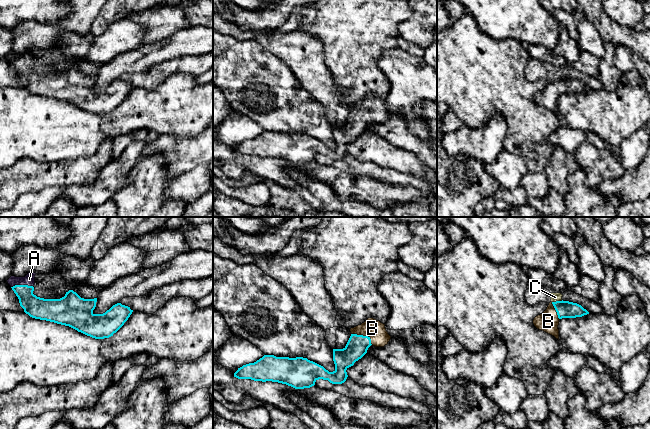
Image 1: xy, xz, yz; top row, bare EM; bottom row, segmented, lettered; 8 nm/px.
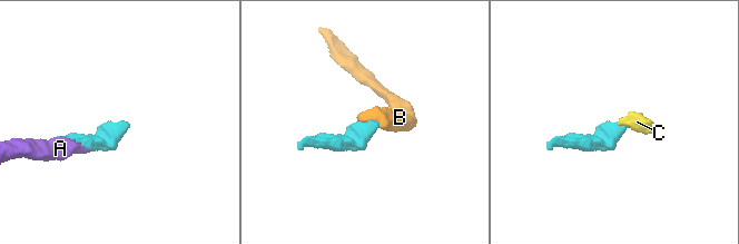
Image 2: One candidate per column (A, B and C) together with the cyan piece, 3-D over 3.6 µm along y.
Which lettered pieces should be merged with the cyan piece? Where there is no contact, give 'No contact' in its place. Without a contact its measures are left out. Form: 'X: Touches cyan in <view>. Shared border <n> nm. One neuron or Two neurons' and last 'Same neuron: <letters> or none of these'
A: Touches cyan in xy. Shared border 180 nm. One neuron
B: Touches cyan in xz. Shared border 200 nm. One neuron
C: Touches cyan in yz. Shared border 90 nm. Two neurons
Same neuron: A, B

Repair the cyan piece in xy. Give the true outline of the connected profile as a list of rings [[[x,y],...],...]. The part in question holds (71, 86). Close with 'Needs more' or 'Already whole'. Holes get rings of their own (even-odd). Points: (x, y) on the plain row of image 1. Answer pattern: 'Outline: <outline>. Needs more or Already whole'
Outline: [[[34,48],[25,53],[11,52],[7,58],[30,93],[69,102],[95,115],[113,112],[128,96],[133,86],[117,79],[103,90],[94,90],[97,74],[81,74],[73,66],[60,75],[44,75],[33,70]]]. Needs more

